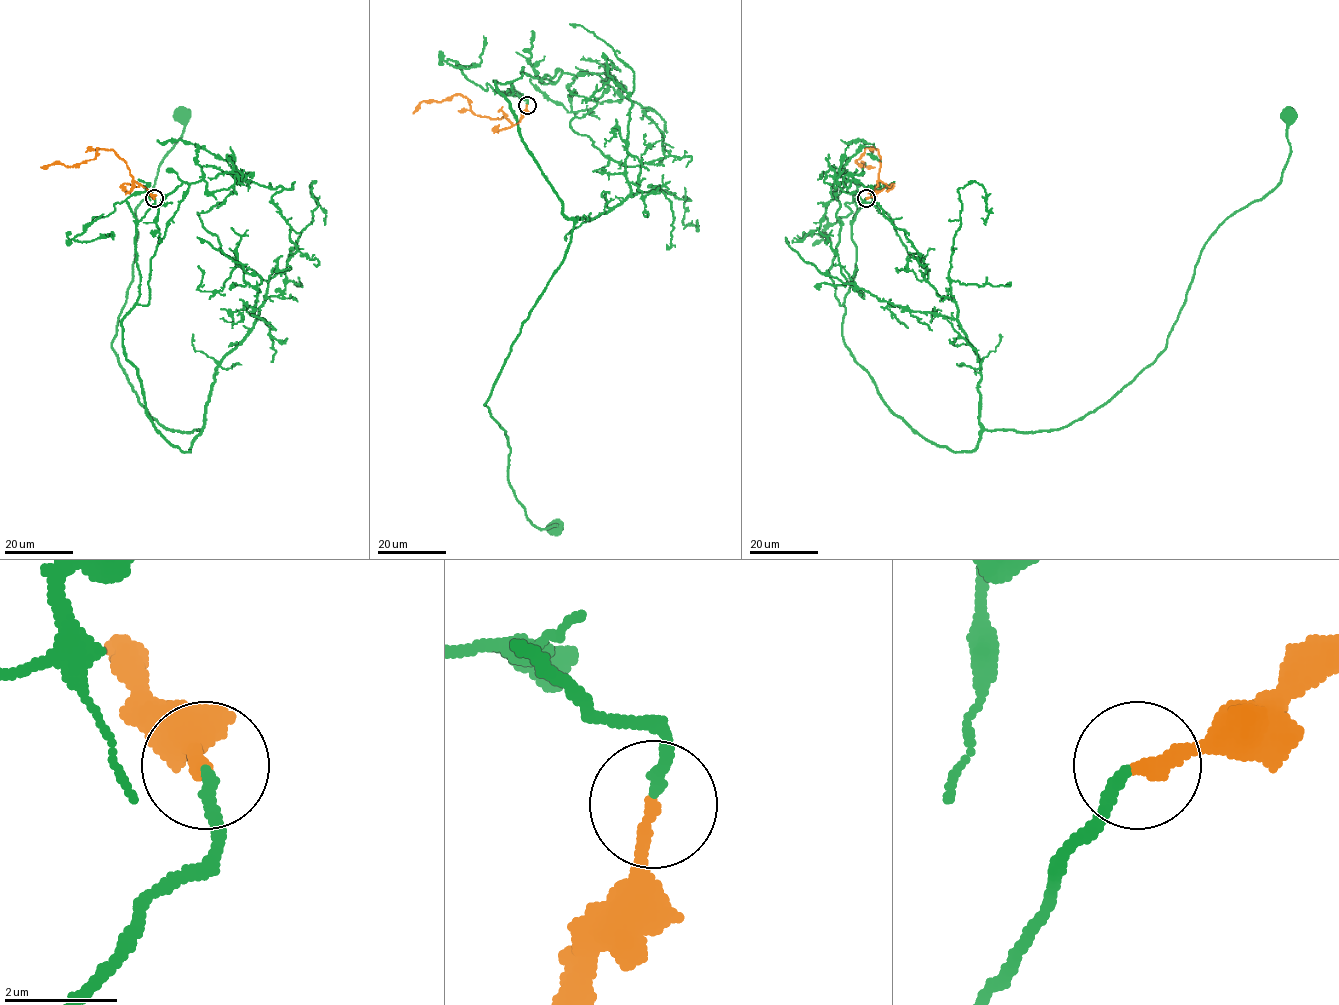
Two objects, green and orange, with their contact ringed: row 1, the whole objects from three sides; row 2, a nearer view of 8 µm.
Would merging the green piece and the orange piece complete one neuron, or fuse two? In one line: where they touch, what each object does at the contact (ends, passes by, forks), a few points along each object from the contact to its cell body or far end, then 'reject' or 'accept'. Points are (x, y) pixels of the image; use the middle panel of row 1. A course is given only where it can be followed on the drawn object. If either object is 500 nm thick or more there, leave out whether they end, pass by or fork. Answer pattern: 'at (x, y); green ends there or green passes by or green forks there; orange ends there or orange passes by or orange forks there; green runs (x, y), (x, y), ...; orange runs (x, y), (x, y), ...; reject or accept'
at (527, 105); green ends there; orange ends there; green runs (527, 105), (494, 81), (574, 222), (571, 241), (484, 403), (505, 431), (517, 500), (535, 527), (557, 526); orange runs (527, 105), (515, 124), (503, 116), (476, 115), (470, 101), (458, 94), (441, 101), (424, 100), (413, 113); accept

